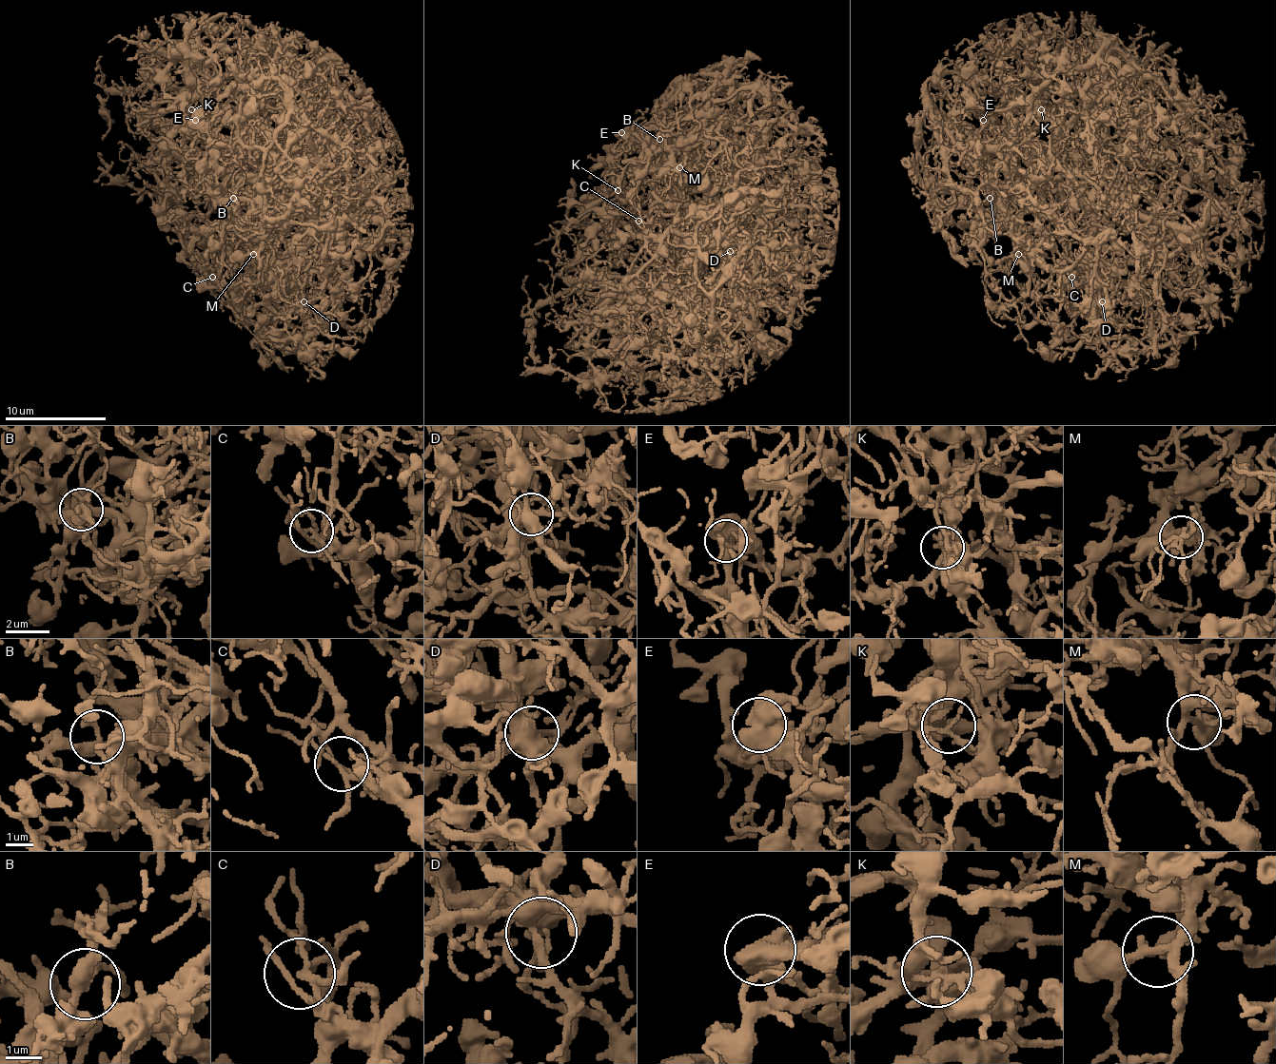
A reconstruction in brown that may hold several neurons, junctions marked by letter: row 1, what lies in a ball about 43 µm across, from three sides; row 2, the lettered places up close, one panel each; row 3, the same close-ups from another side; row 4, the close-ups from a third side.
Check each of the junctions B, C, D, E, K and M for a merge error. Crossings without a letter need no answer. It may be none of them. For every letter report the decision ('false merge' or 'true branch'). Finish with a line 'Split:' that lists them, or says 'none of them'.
B: true branch
C: true branch
D: true branch
E: true branch
K: false merge
M: true branch
Split: K

